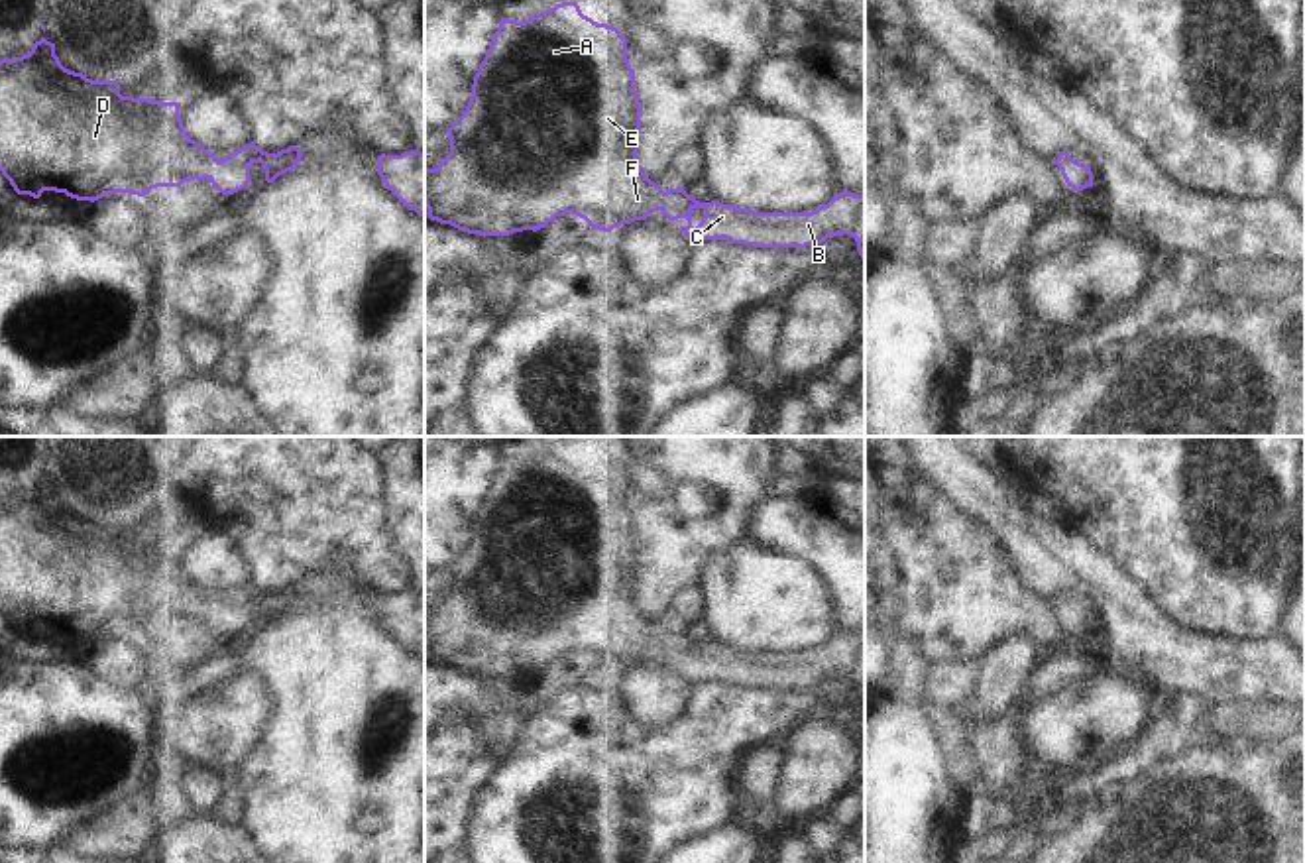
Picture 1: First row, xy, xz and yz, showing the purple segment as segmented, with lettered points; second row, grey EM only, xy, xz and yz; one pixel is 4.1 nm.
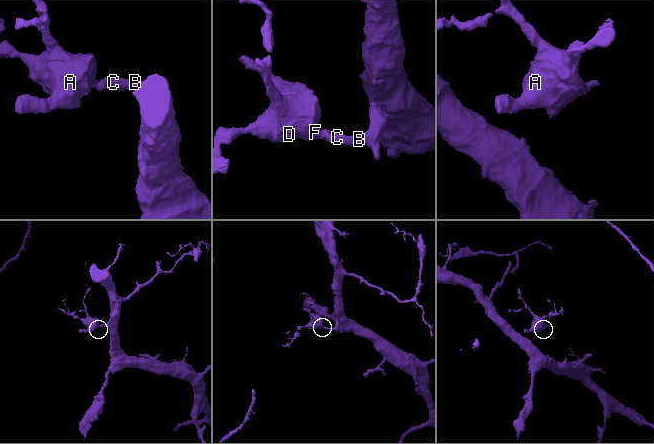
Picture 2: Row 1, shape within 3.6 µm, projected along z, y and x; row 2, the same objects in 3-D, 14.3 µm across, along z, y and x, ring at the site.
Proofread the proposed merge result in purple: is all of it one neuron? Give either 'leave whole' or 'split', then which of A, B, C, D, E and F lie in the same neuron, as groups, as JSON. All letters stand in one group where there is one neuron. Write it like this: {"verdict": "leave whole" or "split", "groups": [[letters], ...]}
{"verdict": "leave whole", "groups": [["A", "B", "C", "D", "E", "F"]]}

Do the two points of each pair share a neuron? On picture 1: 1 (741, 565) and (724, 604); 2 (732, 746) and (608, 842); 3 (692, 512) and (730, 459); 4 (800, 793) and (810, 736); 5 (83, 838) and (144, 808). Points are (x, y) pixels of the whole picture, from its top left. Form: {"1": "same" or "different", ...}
{"1": "same", "2": "same", "3": "same", "4": "same", "5": "same"}

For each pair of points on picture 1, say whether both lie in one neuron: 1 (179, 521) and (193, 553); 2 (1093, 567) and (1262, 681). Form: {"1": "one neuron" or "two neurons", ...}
{"1": "two neurons", "2": "one neuron"}

